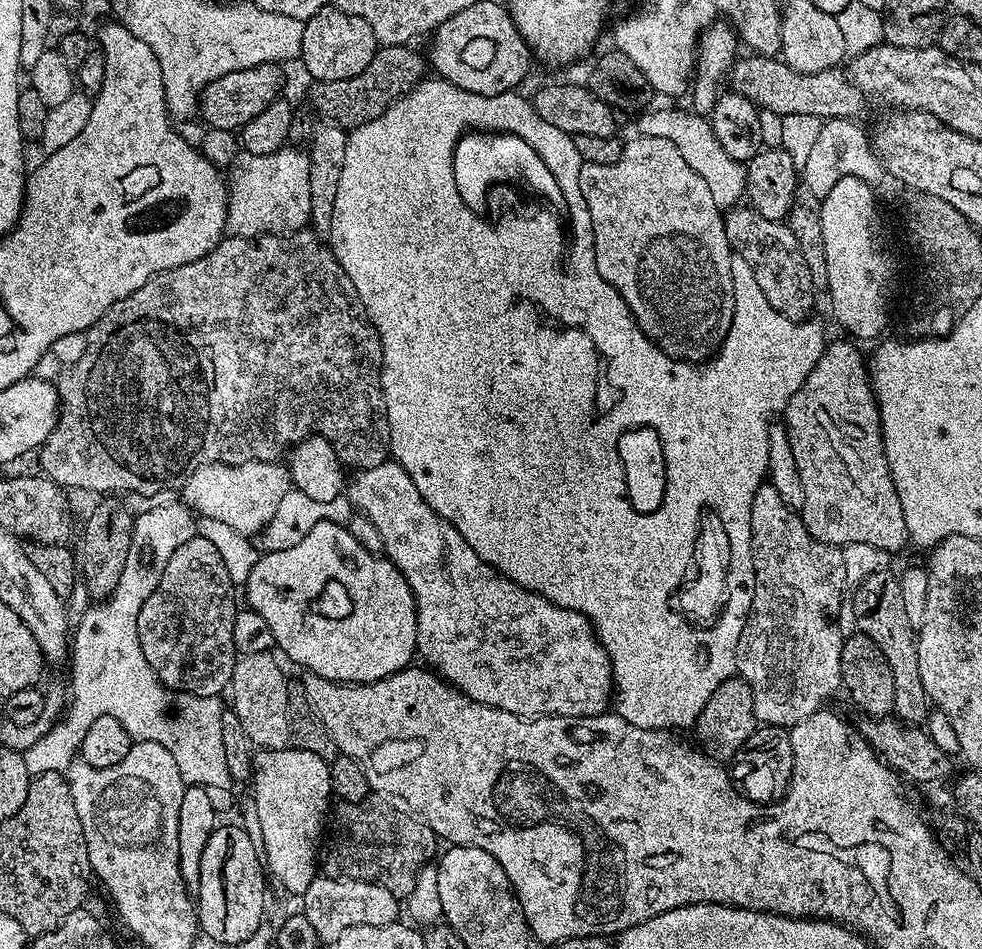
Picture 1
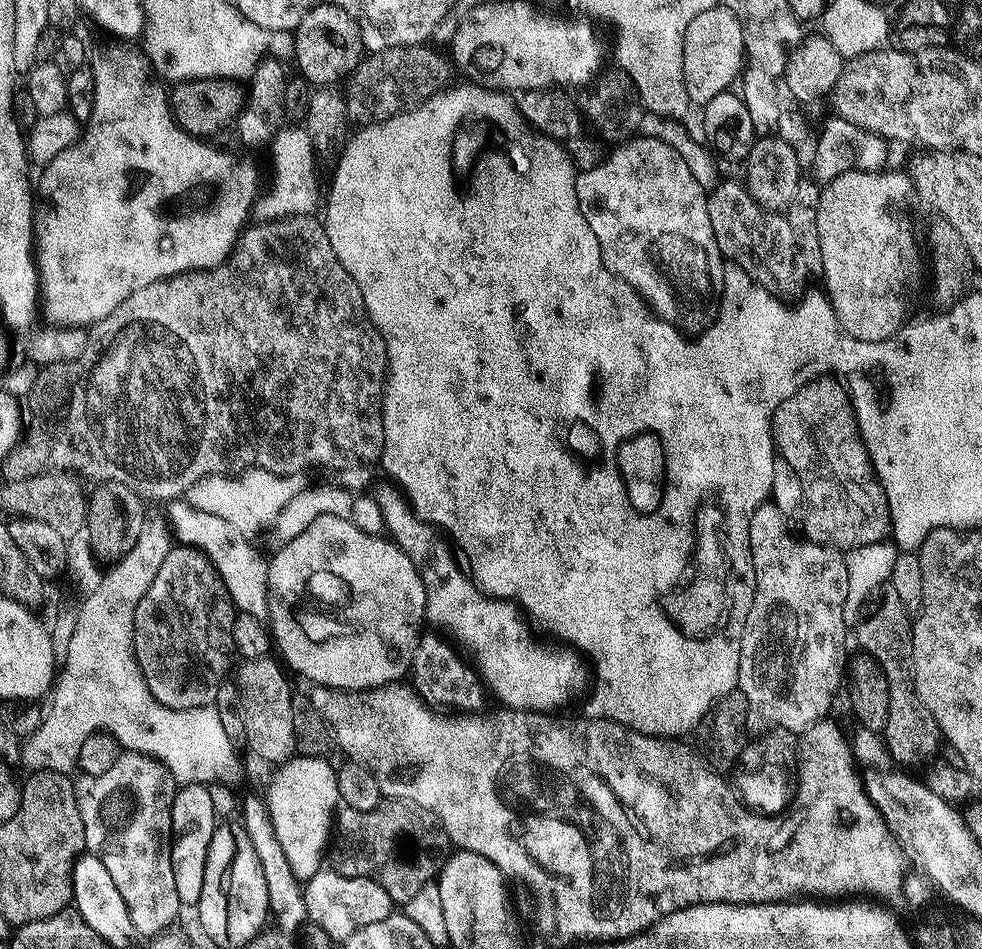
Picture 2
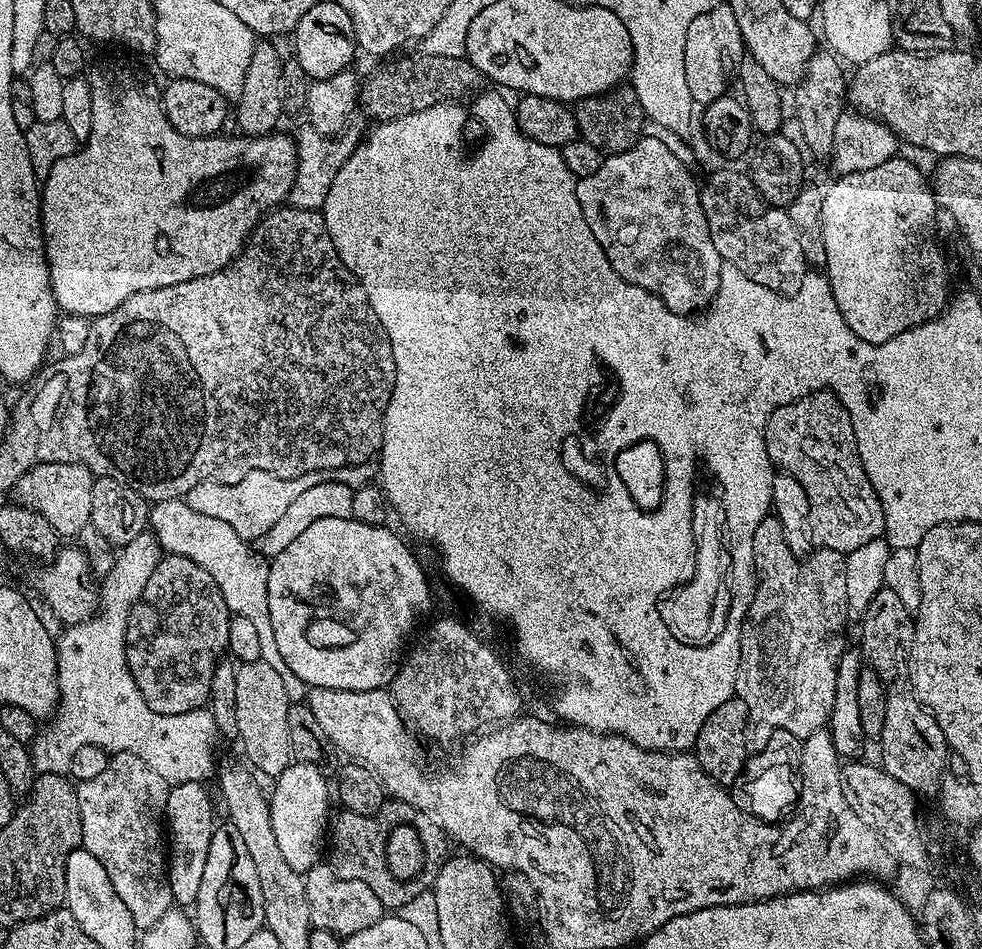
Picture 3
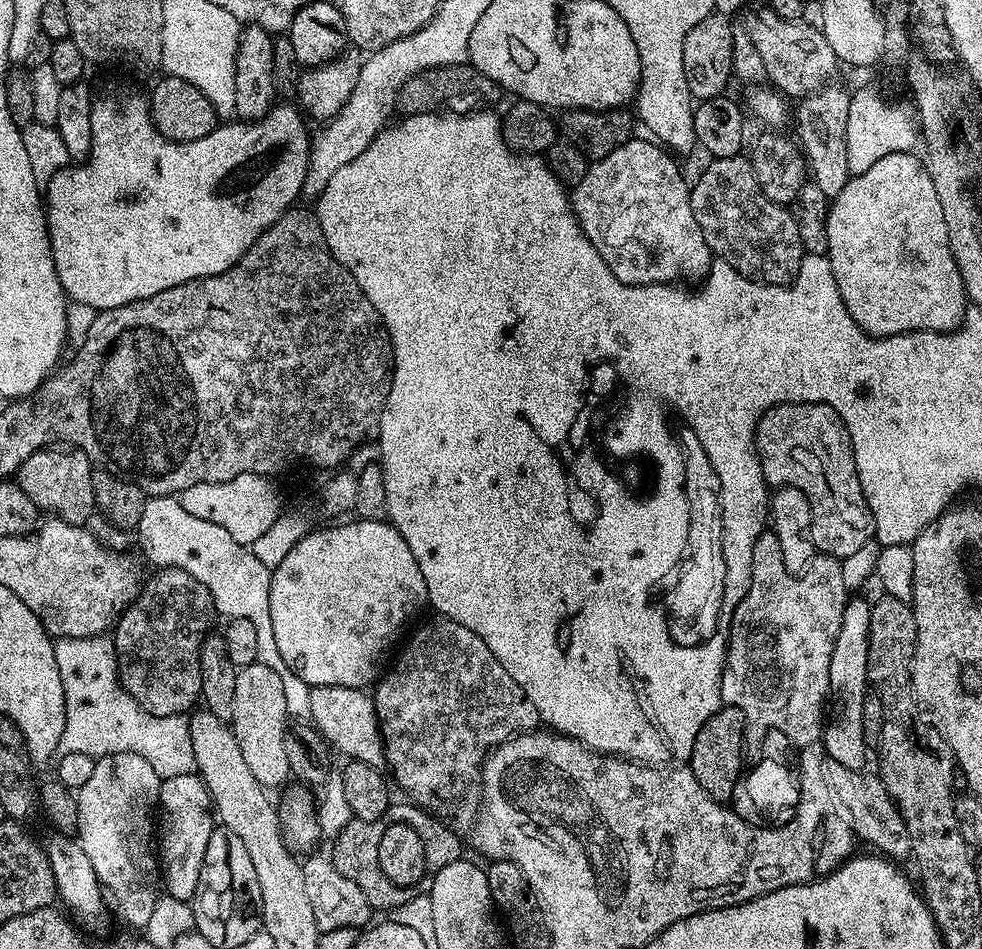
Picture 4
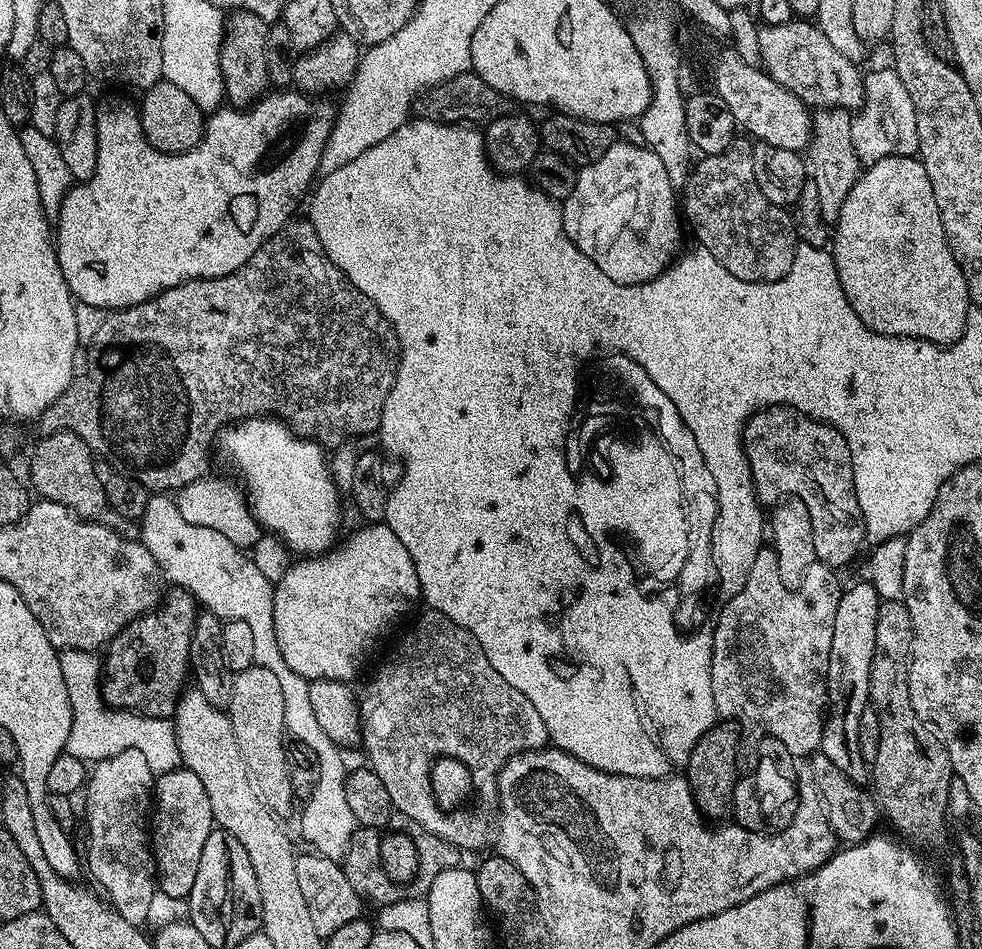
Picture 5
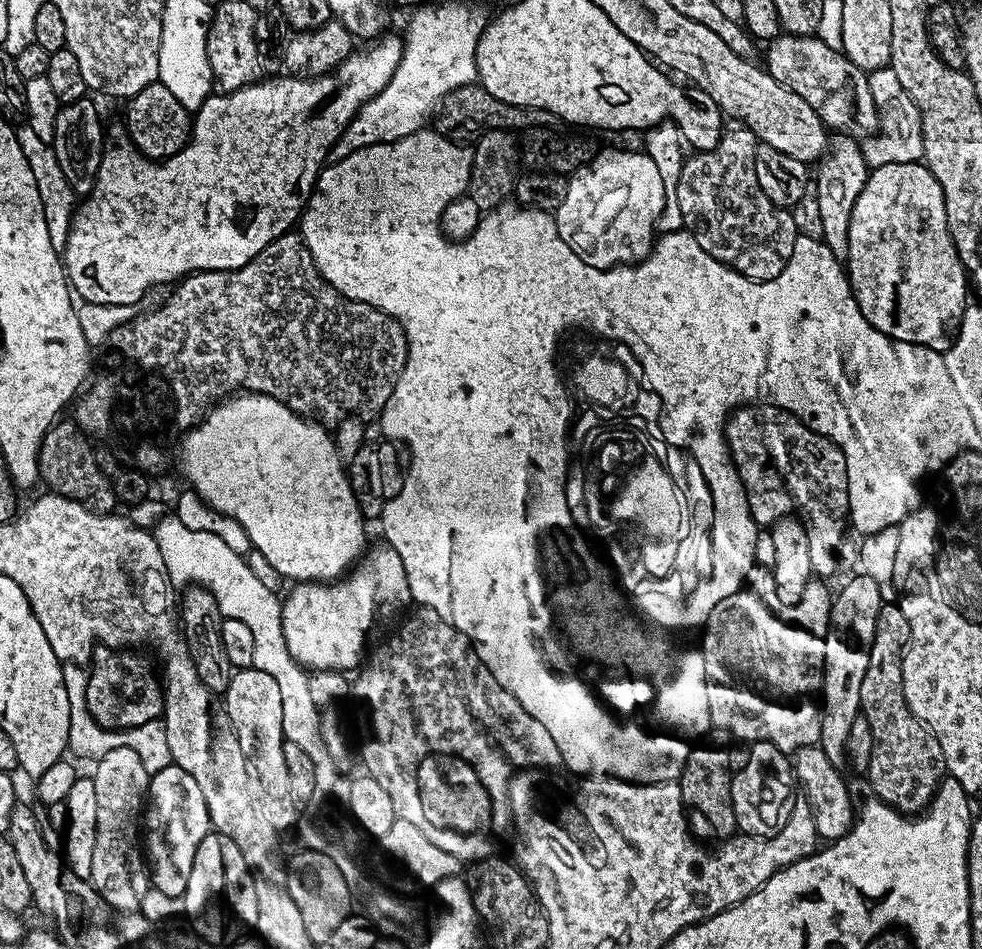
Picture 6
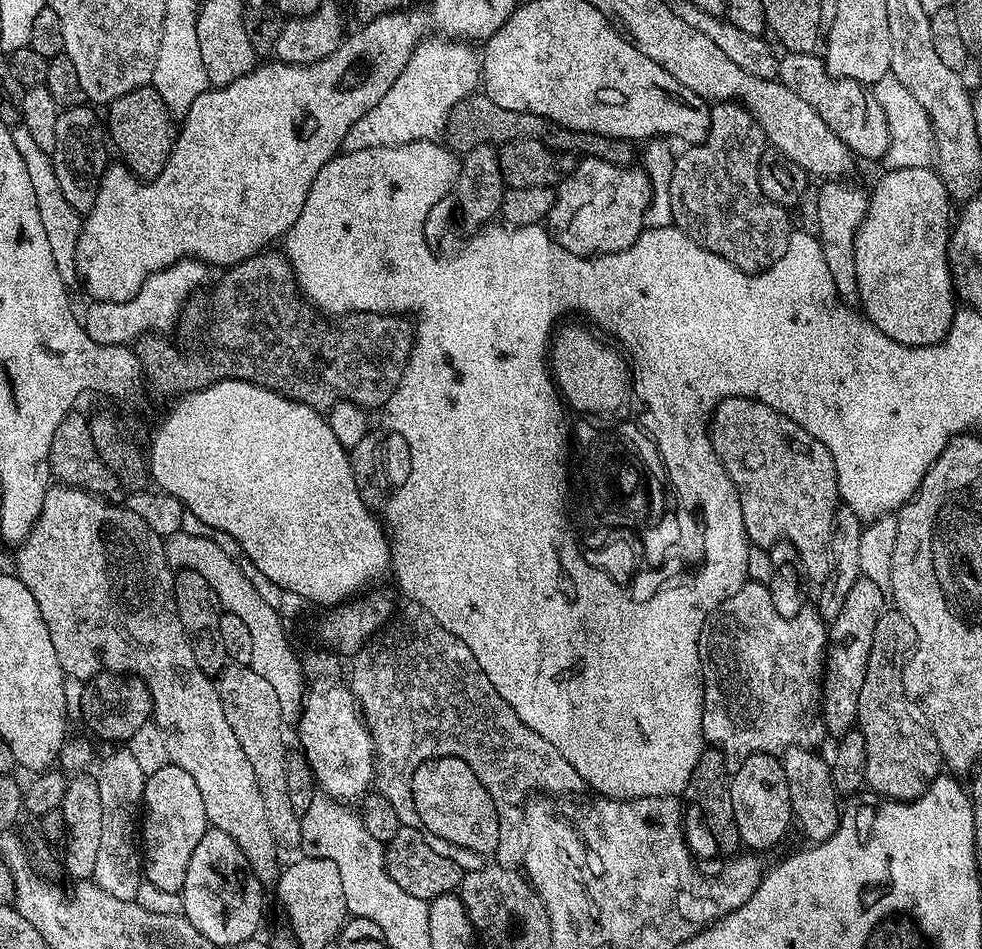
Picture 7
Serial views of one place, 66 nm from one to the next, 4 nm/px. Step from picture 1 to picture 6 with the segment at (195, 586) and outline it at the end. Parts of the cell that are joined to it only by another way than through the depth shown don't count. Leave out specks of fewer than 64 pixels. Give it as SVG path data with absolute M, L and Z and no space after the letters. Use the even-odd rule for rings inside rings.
M98 646L92 652L86 706L88 713L105 729L137 728L164 714L164 690L157 669L136 650L117 650Z

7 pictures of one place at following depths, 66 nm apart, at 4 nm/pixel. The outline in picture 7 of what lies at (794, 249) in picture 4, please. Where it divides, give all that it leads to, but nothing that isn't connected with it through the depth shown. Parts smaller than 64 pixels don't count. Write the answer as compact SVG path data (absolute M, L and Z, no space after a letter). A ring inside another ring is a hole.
M716 102L711 105L710 130L708 137L701 144L693 144L685 147L684 153L676 156L676 165L674 166L674 178L670 178L670 203L674 205L674 218L672 219L675 227L683 230L688 240L693 240L701 244L706 250L718 254L722 258L729 260L735 268L740 268L743 272L764 272L767 268L772 268L774 262L778 262L786 254L788 249L788 240L792 237L794 224L788 221L789 213L780 205L774 203L760 189L760 153L765 147L764 131L762 126L747 112L743 104L739 102Z

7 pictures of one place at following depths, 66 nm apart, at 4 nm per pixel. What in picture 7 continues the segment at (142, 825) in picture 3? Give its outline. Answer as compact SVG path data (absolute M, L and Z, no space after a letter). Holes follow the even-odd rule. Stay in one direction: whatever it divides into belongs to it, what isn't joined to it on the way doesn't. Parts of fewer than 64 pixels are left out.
M131 750L112 752L100 764L100 772L95 773L98 795L102 806L102 838L99 839L98 854L95 859L94 872L91 879L106 894L123 900L135 900L138 886L142 882L142 852L138 847L138 817L142 812L144 802L144 782L146 775L138 766Z

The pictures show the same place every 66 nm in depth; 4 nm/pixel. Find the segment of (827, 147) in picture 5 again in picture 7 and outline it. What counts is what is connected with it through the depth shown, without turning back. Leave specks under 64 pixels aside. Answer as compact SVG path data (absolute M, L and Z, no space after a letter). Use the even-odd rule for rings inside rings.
M824 182L819 185L818 194L818 239L826 266L830 270L830 278L834 278L836 293L841 300L852 302L859 297L858 266L854 264L854 242L858 230L868 212L868 196L856 184L848 182Z

